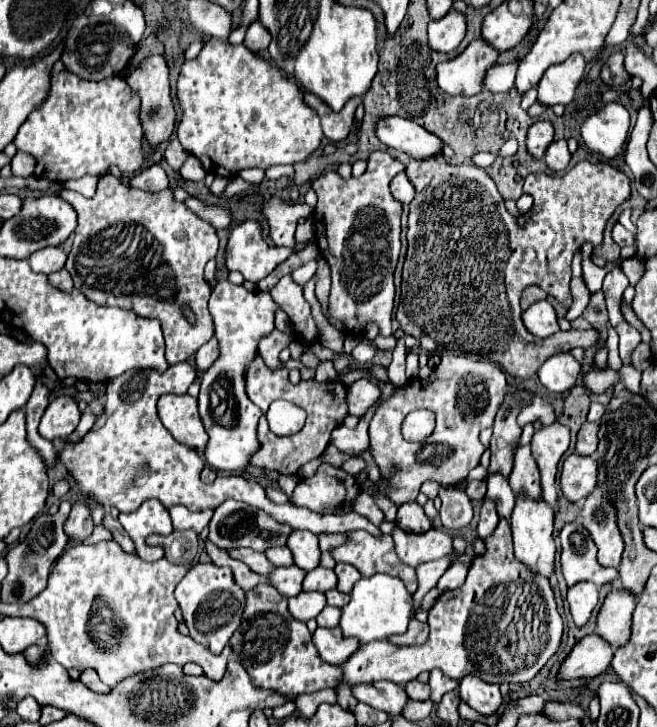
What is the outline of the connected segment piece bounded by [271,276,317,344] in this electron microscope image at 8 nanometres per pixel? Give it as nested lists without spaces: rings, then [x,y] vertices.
[[[283,276],[277,286],[271,290],[271,296],[275,302],[279,302],[281,310],[287,312],[291,318],[293,330],[301,342],[315,342],[317,340],[317,328],[315,320],[311,316],[311,308],[303,298],[303,288],[295,282],[291,282],[291,276]]]

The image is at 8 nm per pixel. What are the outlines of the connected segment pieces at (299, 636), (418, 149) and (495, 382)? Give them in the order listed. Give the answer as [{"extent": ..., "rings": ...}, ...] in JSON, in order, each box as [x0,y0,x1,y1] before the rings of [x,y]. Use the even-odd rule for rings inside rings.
[{"extent":[231,582,341,698],"rings":[[[267,582],[247,592],[247,608],[243,612],[243,622],[239,630],[235,630],[235,634],[231,636],[231,646],[235,658],[243,662],[255,686],[271,688],[291,698],[305,692],[335,688],[341,680],[339,666],[327,664],[319,658],[307,626],[289,614],[287,598]]]},{"extent":[377,116,443,160],"rings":[[[389,116],[379,120],[377,138],[385,146],[401,150],[415,160],[427,160],[431,156],[439,156],[443,150],[443,142],[435,134],[399,116]]]},{"extent":[369,350,507,506],"rings":[[[453,350],[443,353],[441,364],[431,372],[427,380],[409,380],[409,386],[403,392],[393,394],[387,402],[383,402],[371,420],[369,436],[373,458],[379,464],[383,478],[393,484],[393,490],[379,490],[387,494],[397,506],[415,500],[419,494],[419,486],[425,480],[435,480],[441,486],[455,486],[463,482],[469,470],[479,464],[481,454],[485,452],[485,446],[479,442],[479,430],[493,428],[495,414],[505,398],[507,376],[495,362],[473,360],[477,358],[475,355],[466,354]],[[427,406],[433,406],[431,410],[435,412],[433,434],[421,444],[403,440],[403,418],[409,412]],[[391,464],[399,466],[399,472],[395,476],[389,474]]]}]

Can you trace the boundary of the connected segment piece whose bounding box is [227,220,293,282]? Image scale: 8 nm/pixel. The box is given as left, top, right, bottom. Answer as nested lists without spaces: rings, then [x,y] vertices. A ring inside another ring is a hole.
[[[257,220],[239,224],[227,244],[227,270],[239,270],[245,280],[259,282],[283,262],[293,249],[269,246]]]

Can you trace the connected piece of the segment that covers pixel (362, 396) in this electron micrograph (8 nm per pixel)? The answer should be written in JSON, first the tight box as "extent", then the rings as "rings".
{"extent":[347,380,379,418],"rings":[[[357,380],[347,386],[347,406],[349,414],[361,418],[369,406],[379,398],[377,386],[373,386],[369,380]]]}

